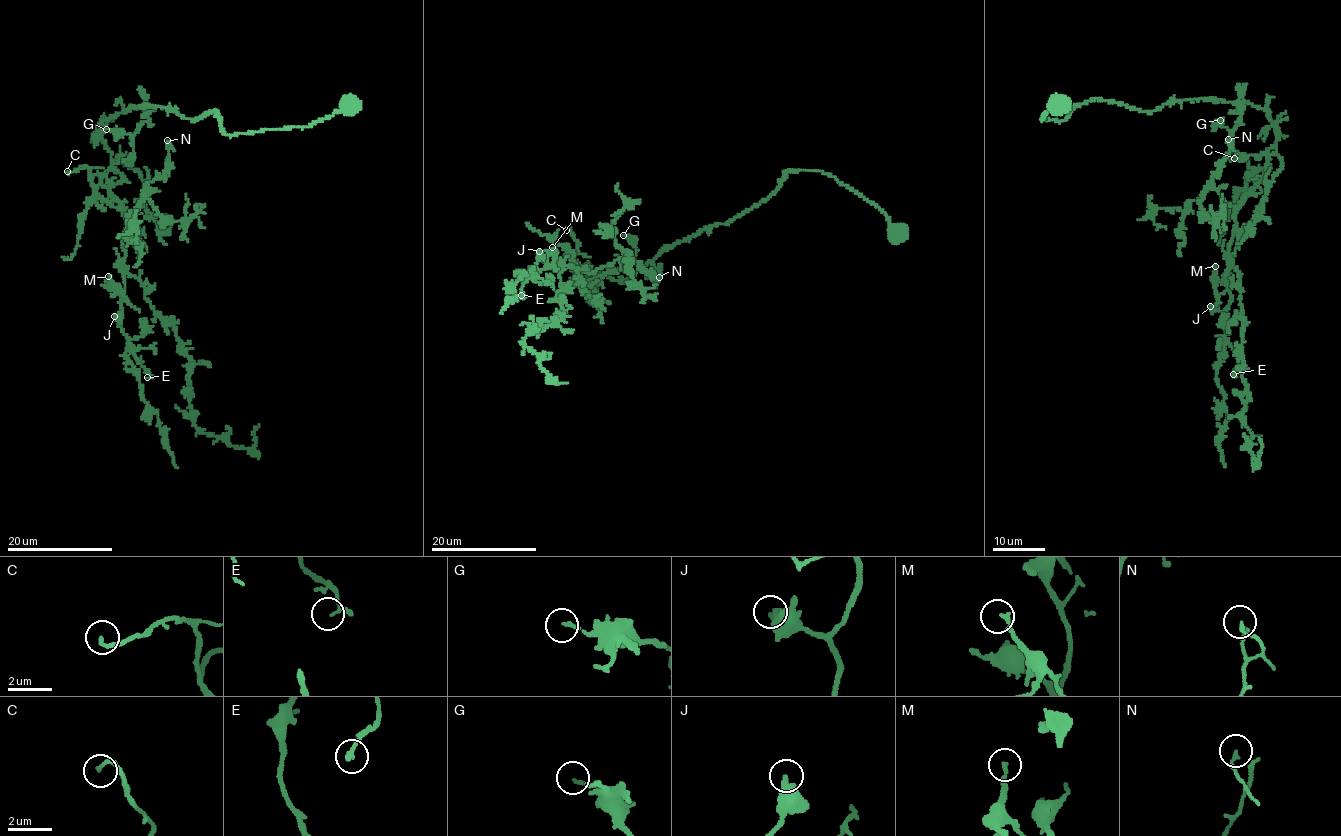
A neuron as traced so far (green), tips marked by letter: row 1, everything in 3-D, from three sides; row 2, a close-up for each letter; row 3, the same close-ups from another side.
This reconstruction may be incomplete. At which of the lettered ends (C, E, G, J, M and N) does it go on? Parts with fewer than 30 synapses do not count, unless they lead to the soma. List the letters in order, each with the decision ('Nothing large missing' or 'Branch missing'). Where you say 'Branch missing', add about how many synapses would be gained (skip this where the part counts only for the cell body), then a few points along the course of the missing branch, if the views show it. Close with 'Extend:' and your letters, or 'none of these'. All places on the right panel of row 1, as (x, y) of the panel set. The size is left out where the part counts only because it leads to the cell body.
C: Nothing large missing
E: Branch missing. Roughly 35 synapses. Course of what is missing: (1233, 374), (1227, 378), (1235, 436), (1231, 436)
G: Nothing large missing
J: Nothing large missing
M: Nothing large missing
N: Nothing large missing
Extend: E

